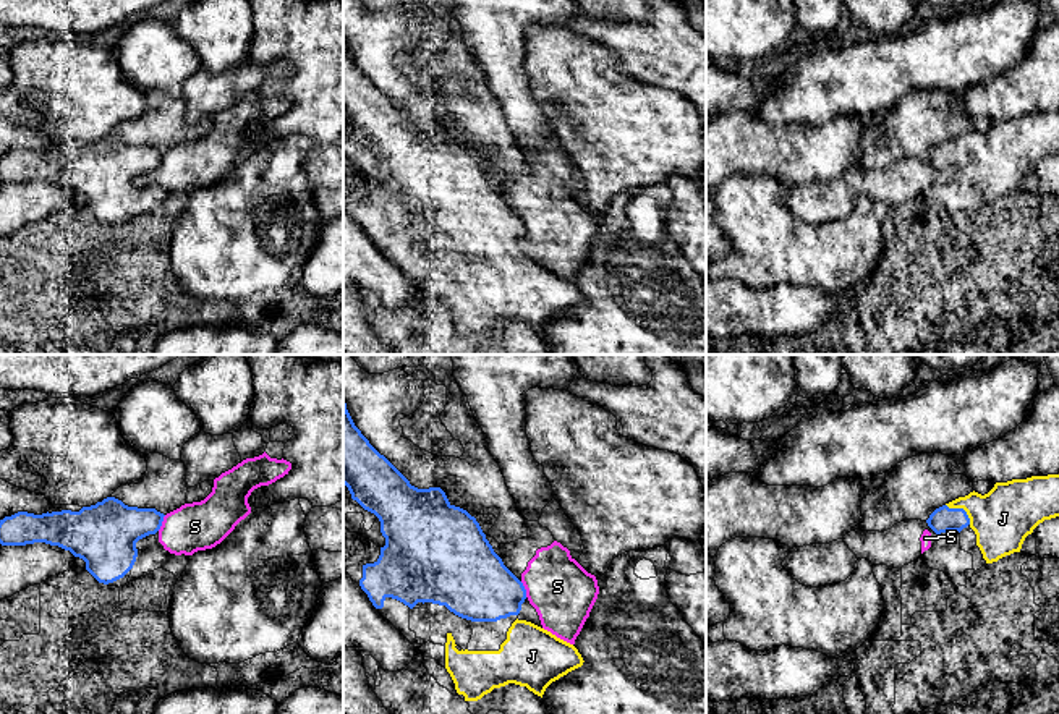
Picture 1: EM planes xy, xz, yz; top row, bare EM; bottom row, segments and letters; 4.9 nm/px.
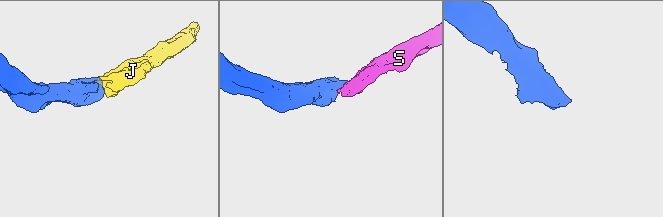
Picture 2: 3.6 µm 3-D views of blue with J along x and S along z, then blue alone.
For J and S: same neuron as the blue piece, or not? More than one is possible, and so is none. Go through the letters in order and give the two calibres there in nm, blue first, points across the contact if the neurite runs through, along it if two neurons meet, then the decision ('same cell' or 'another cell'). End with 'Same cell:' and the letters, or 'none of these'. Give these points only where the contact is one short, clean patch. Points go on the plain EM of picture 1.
J: calibres 120 and 300 nm; way yz (941, 157), (954, 154), (962, 146), (1003, 156); same cell
S: calibres 280 and 240 nm; border xy (165, 152), (157, 167); another cell
Same cell: J

